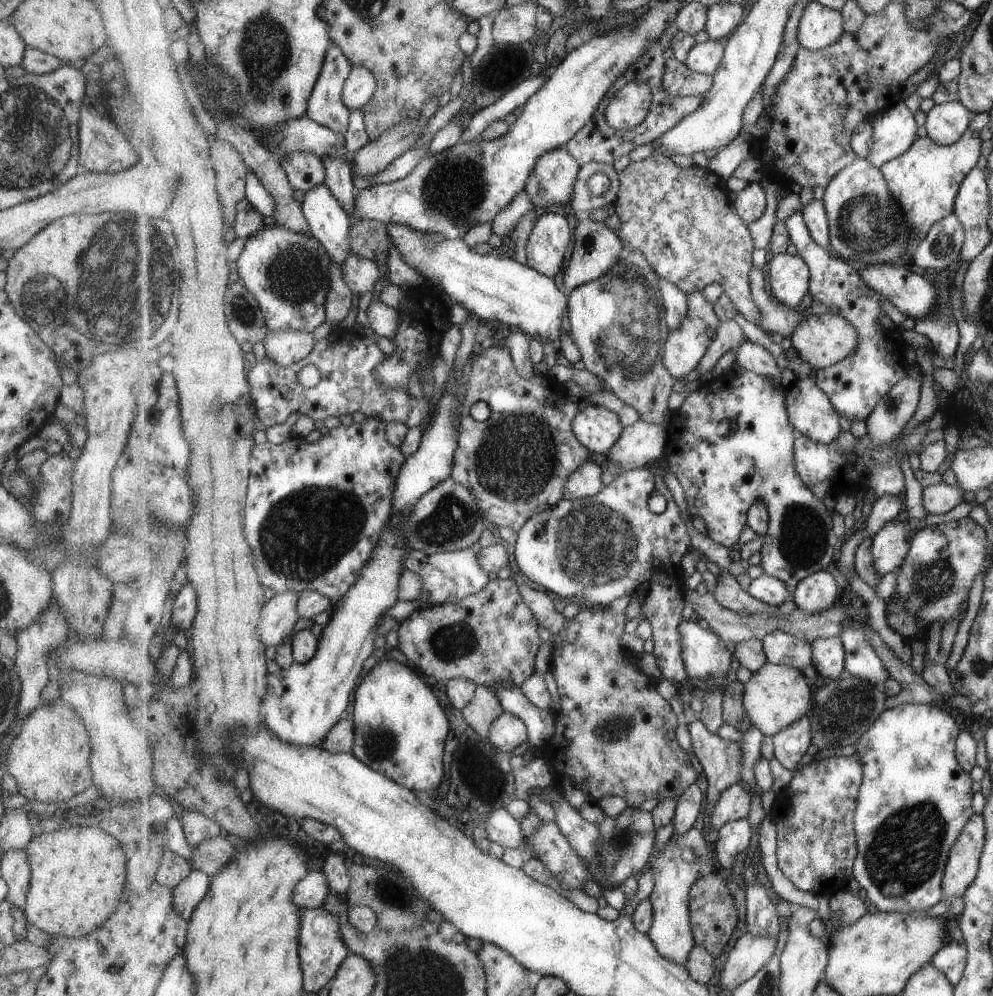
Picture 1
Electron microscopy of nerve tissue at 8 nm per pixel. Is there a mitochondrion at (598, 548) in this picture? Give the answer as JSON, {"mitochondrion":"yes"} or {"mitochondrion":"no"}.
{"mitochondrion":"yes"}

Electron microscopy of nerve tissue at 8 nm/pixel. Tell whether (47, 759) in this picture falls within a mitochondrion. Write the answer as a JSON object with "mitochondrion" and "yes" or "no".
{"mitochondrion":"yes"}

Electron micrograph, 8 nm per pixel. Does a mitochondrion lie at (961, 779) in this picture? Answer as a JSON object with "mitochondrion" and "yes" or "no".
{"mitochondrion":"no"}

